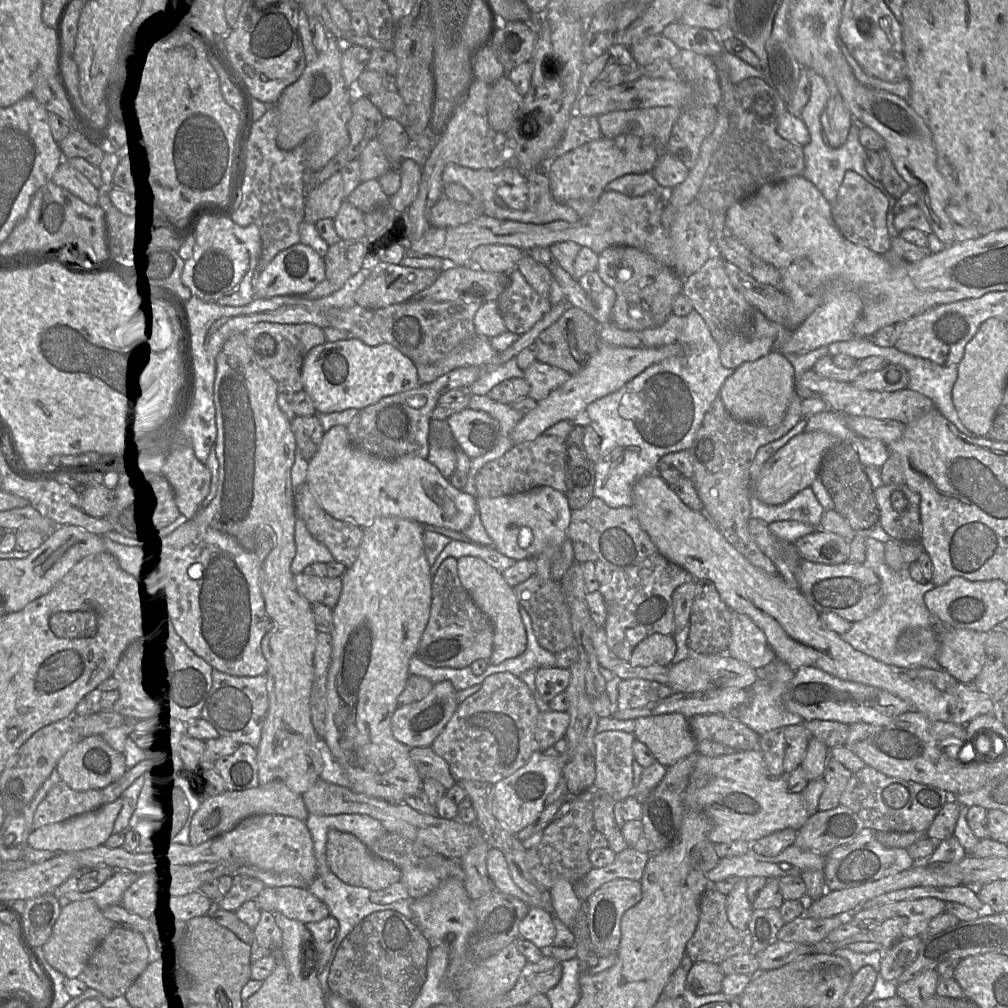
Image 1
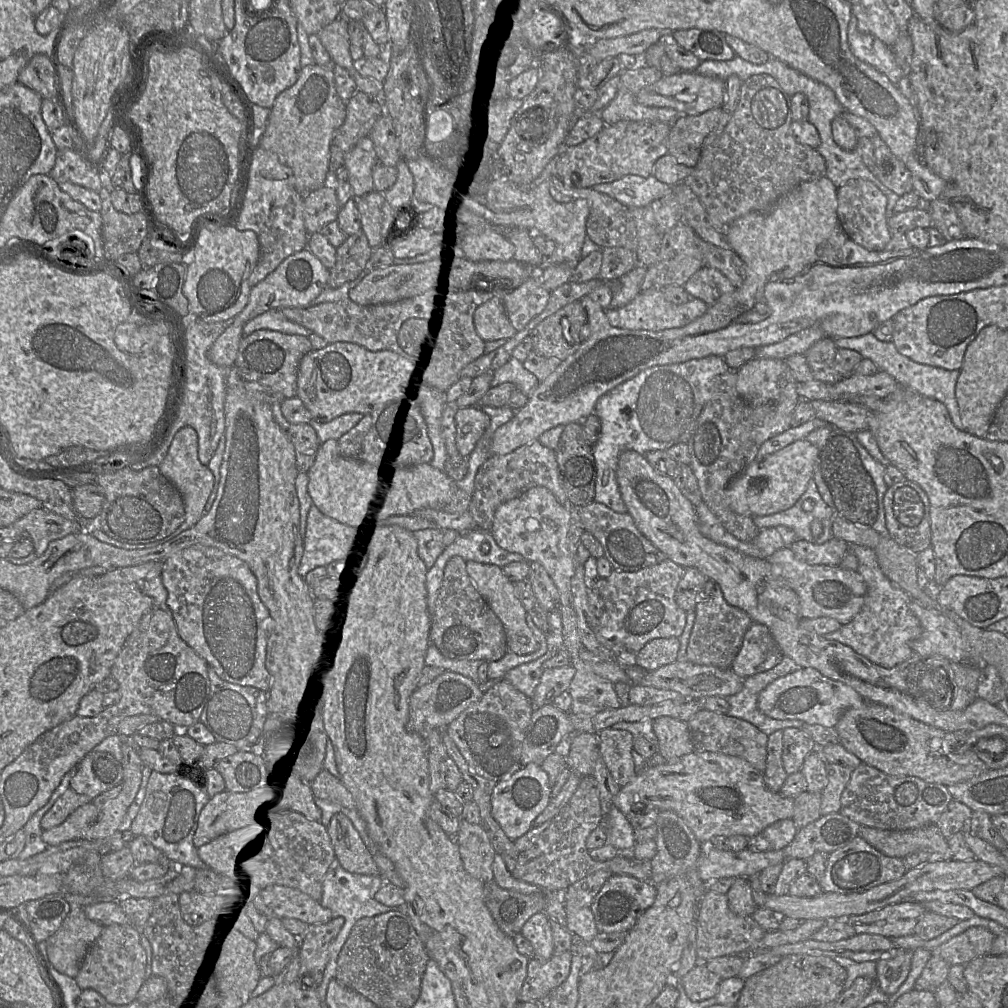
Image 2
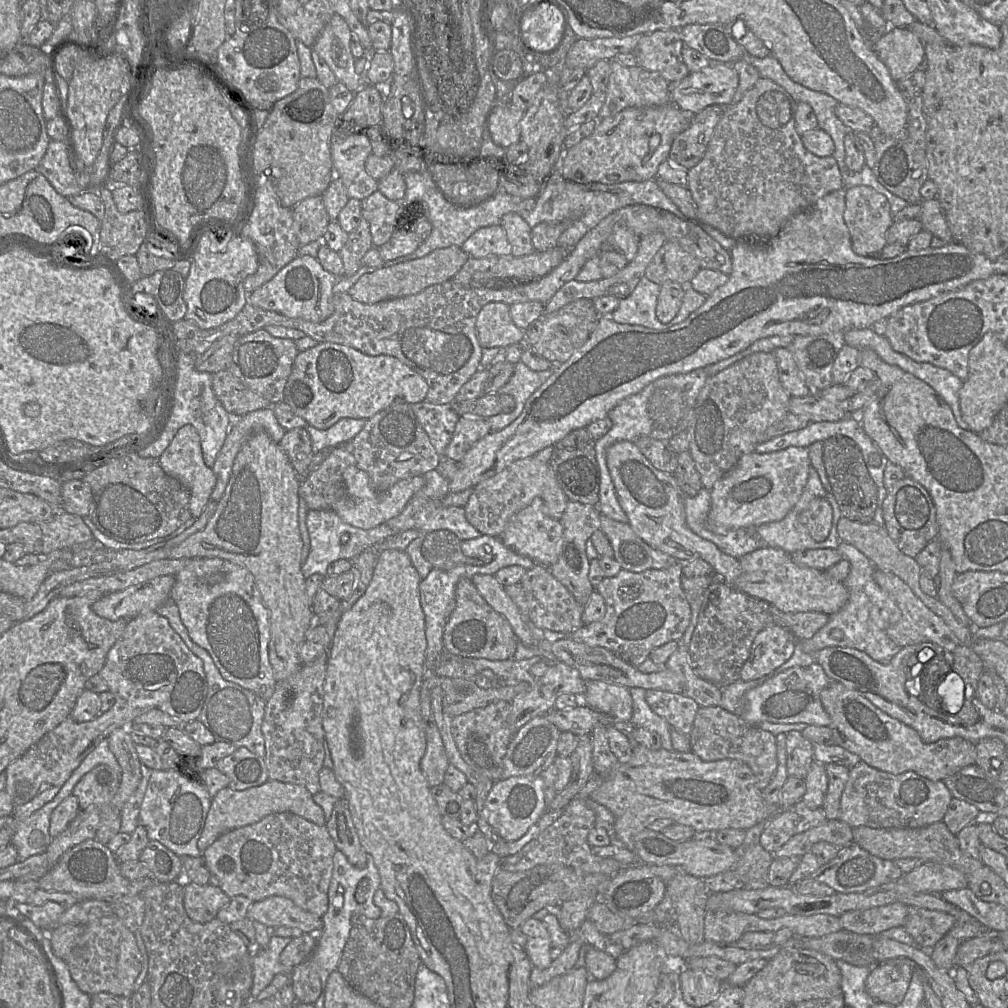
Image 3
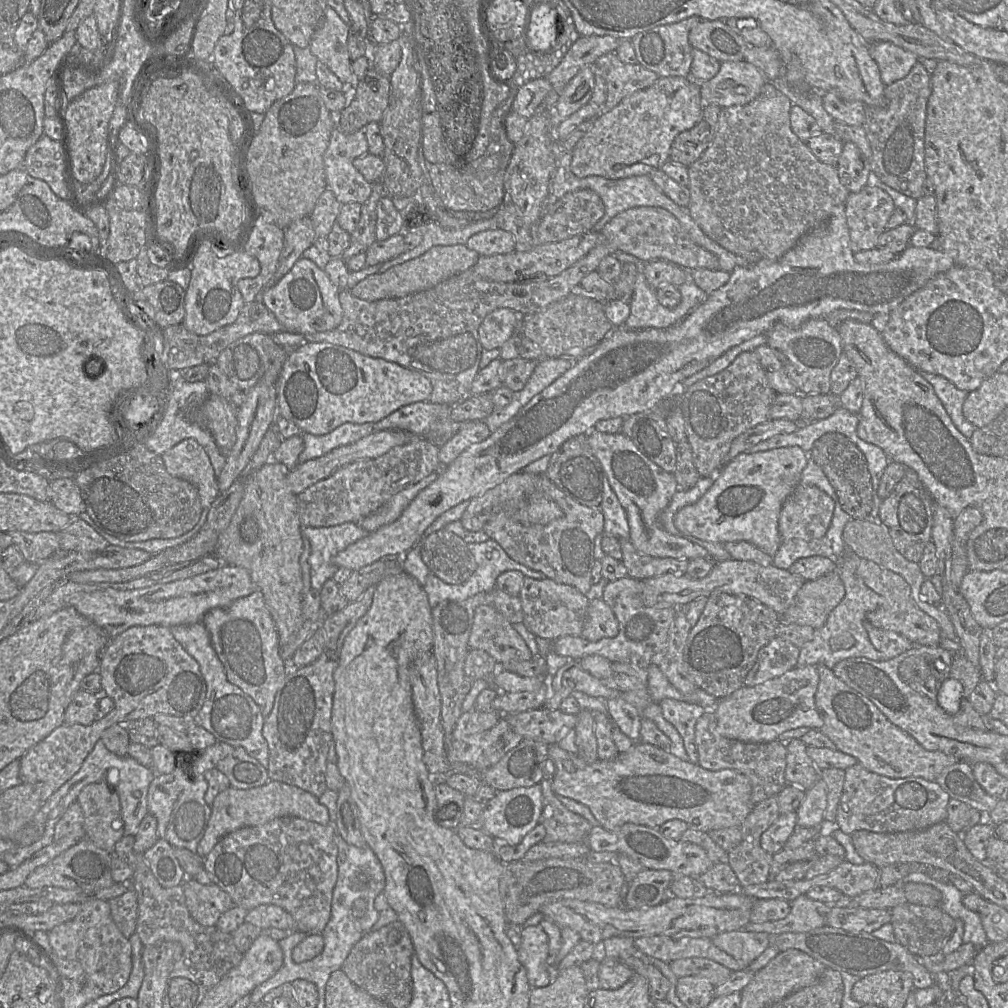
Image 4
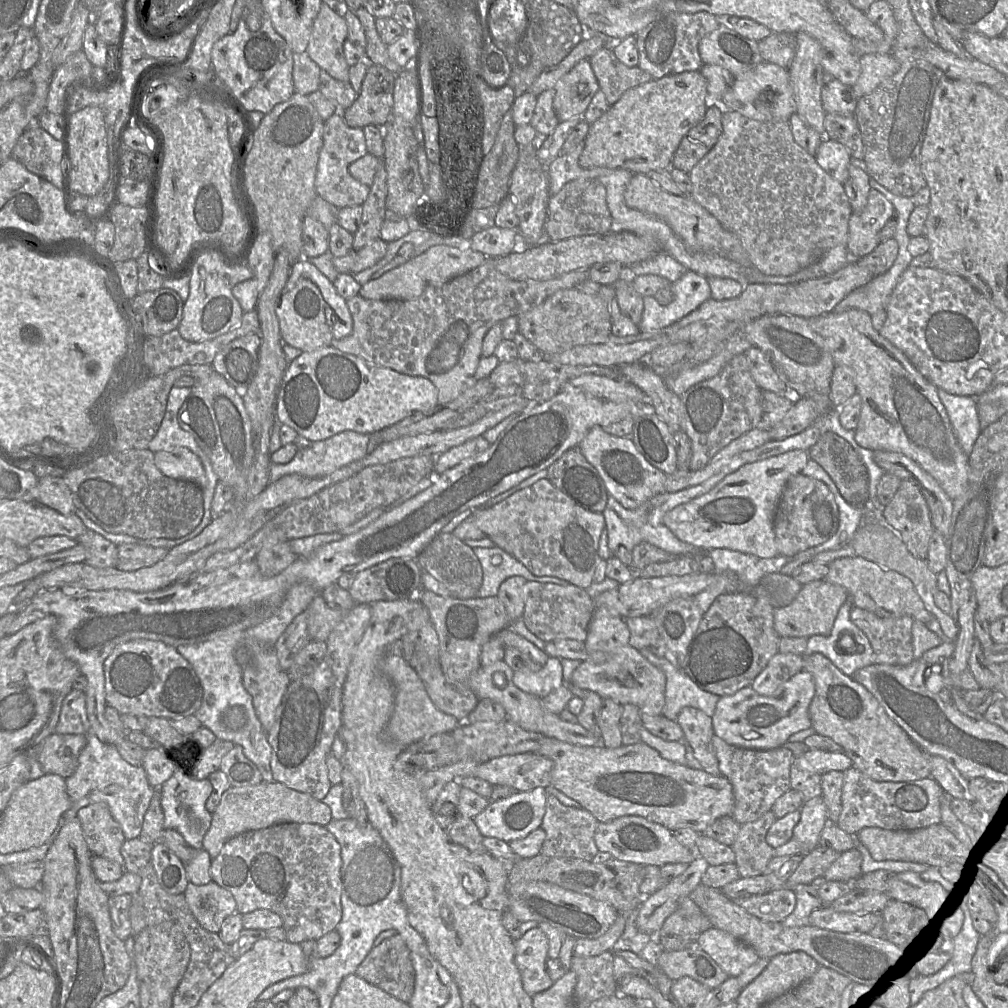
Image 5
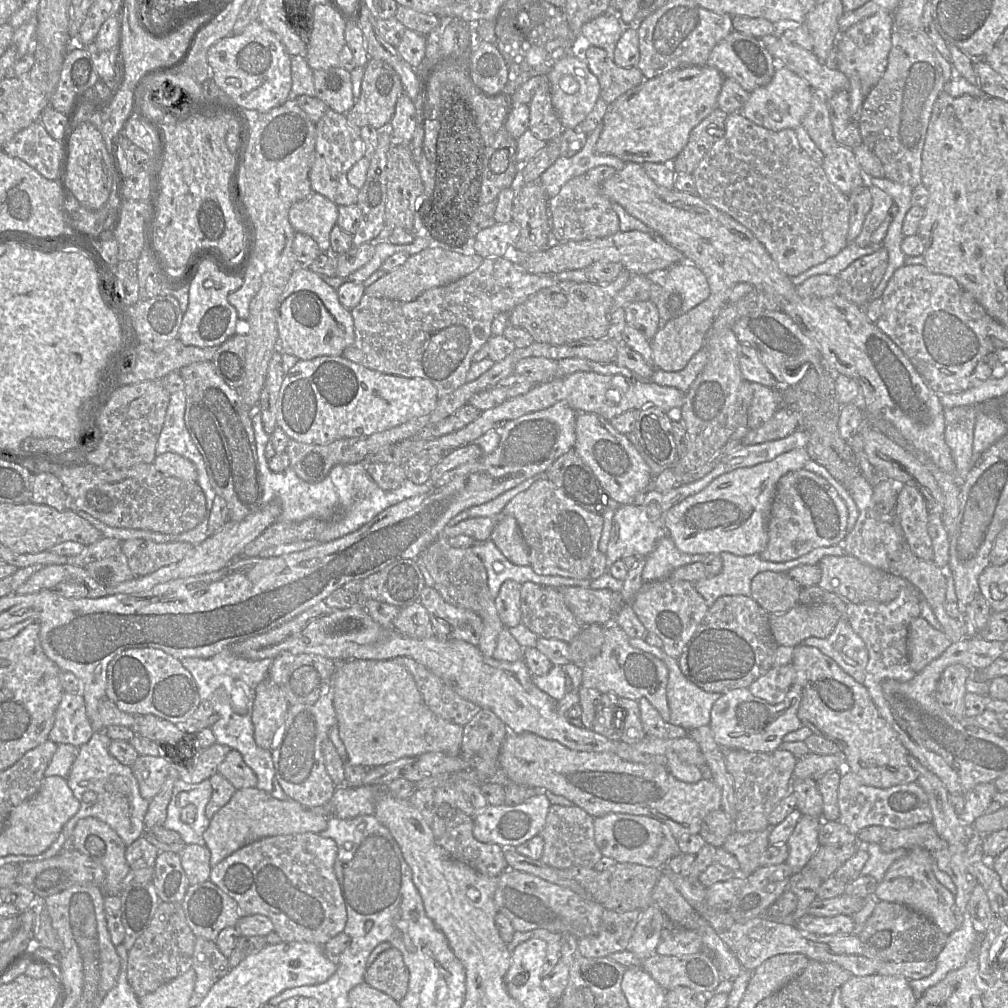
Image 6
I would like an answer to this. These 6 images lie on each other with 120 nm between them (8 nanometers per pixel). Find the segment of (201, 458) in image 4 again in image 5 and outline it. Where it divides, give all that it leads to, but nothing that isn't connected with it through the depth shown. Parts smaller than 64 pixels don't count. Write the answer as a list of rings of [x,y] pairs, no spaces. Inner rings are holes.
[[[173,447],[154,453],[157,468],[167,477],[193,482],[200,488],[207,485],[207,477],[200,458],[186,447]]]

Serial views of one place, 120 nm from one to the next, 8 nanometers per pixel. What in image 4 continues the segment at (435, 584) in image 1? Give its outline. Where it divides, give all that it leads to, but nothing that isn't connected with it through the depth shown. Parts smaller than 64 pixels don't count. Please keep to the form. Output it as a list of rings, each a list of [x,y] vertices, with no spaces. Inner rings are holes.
[[[487,605],[478,606],[475,610],[468,645],[470,650],[487,652],[497,663],[530,661],[534,658],[513,624]]]

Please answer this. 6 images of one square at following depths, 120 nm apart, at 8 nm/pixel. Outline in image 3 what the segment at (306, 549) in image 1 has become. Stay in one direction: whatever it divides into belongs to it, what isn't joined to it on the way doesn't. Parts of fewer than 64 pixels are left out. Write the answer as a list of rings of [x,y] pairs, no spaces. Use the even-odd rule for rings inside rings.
[[[309,510],[306,525],[310,538],[310,552],[302,565],[302,574],[305,579],[313,574],[327,576],[328,566],[340,559],[353,560],[366,550],[380,552],[385,549],[405,551],[408,545],[422,535],[419,530],[410,529],[404,532],[395,532],[386,523],[372,529],[361,529],[344,522],[333,510]]]

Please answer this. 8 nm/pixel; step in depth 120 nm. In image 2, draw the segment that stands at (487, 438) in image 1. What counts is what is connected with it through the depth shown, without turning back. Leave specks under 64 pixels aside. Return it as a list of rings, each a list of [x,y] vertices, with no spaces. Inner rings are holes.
[[[473,406],[457,409],[455,423],[457,449],[460,455],[467,459],[490,428],[491,421],[479,406]]]

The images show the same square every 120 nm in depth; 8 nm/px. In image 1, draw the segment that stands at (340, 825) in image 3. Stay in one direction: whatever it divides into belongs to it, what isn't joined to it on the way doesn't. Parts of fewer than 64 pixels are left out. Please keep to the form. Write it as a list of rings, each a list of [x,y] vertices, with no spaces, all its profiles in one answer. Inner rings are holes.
[[[336,829],[327,834],[326,861],[329,871],[342,882],[371,891],[383,890],[401,879],[401,872],[394,864],[372,854],[356,836]]]

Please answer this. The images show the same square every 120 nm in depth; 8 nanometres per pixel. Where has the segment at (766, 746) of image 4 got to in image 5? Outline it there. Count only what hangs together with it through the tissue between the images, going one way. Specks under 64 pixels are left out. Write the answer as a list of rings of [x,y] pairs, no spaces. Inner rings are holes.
[[[715,734],[712,737],[712,746],[721,775],[732,785],[735,803],[731,816],[740,825],[759,819],[771,810],[780,796],[791,789],[790,769],[796,756],[788,748],[783,746],[770,750],[741,748],[726,743]]]

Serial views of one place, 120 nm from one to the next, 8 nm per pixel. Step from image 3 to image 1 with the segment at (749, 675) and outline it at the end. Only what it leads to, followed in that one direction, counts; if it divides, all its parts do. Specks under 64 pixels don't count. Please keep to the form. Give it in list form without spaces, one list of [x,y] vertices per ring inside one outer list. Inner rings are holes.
[[[732,610],[728,655],[754,669],[761,669],[777,659],[764,632],[745,614]]]

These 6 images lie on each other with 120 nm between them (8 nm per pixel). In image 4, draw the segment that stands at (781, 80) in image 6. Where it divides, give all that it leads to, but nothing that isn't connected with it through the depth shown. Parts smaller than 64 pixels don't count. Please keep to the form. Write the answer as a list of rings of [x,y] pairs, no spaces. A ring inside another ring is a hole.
[[[746,61],[721,62],[720,69],[714,78],[700,83],[702,107],[711,104],[718,105],[721,108],[746,105],[761,94],[767,82],[768,80],[763,72]]]

